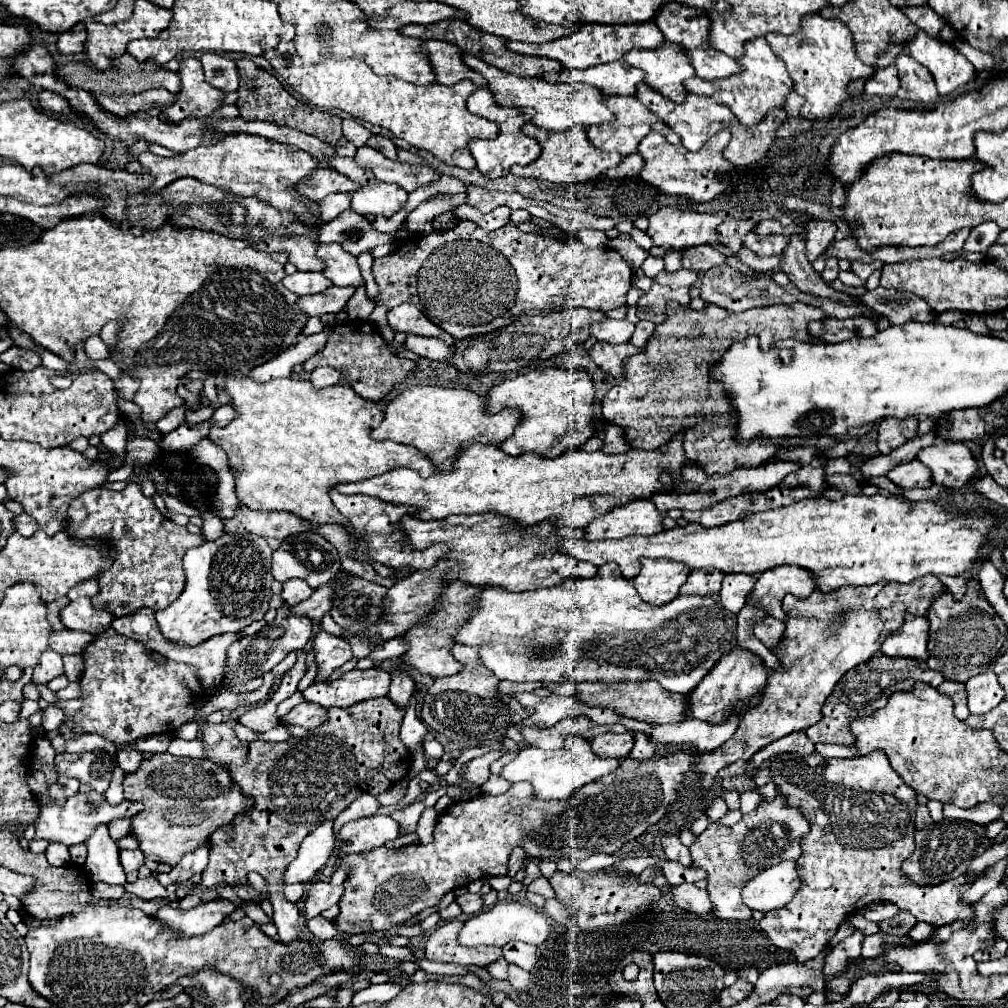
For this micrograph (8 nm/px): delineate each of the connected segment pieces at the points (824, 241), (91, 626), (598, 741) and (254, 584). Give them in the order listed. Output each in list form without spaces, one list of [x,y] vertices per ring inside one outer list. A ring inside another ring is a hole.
[[[809,221],[807,223],[807,259],[813,263],[827,245],[833,241],[837,225],[833,221]]]
[[[79,597],[61,609],[61,623],[67,629],[79,629],[87,633],[99,633],[109,627],[111,615],[103,609],[95,609],[89,597]]]
[[[603,733],[603,735],[597,735],[591,739],[591,749],[593,753],[597,753],[599,757],[603,759],[621,759],[621,757],[627,757],[629,751],[633,747],[633,737],[631,733],[623,733],[623,735],[617,735],[617,733]]]
[[[225,533],[219,541],[205,541],[203,545],[189,549],[183,557],[183,571],[185,571],[183,593],[169,607],[155,613],[163,637],[183,645],[199,645],[211,639],[213,635],[221,635],[227,631],[241,631],[253,621],[263,619],[271,601],[271,583],[273,583],[273,575],[269,569],[271,553],[273,549],[267,545],[263,537],[229,535],[229,533]]]

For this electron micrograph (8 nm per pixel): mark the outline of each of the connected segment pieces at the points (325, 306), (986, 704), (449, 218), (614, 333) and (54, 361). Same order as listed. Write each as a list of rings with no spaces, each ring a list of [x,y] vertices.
[[[329,287],[325,293],[299,297],[295,307],[301,315],[307,315],[307,317],[325,315],[325,313],[341,313],[353,293],[355,289],[349,289],[349,287]]]
[[[993,671],[979,673],[979,675],[971,677],[965,683],[965,691],[967,691],[967,705],[969,705],[969,711],[973,715],[985,715],[985,713],[989,713],[1005,697],[1005,691],[999,685],[997,675]]]
[[[441,213],[433,219],[435,231],[445,231],[445,229],[451,229],[453,225],[457,225],[457,217],[453,217],[453,213]]]
[[[608,319],[593,323],[590,326],[590,331],[598,341],[610,344],[627,343],[633,333],[633,325],[625,319]]]
[[[43,349],[43,351],[39,351],[39,353],[41,353],[41,359],[43,359],[43,365],[45,365],[45,367],[55,369],[55,371],[65,371],[65,369],[67,369],[67,363],[65,363],[61,357],[53,355],[51,351]]]

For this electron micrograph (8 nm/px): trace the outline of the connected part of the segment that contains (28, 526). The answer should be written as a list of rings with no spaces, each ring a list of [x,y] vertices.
[[[21,513],[21,515],[17,515],[17,517],[13,519],[13,527],[15,527],[15,531],[21,533],[23,537],[31,537],[31,535],[39,529],[37,523],[33,523],[31,517],[25,515],[25,513]]]

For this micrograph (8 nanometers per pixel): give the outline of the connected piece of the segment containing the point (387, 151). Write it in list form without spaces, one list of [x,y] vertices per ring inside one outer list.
[[[371,135],[369,137],[369,141],[367,141],[367,145],[369,147],[373,147],[373,149],[377,149],[377,151],[381,151],[387,159],[397,159],[397,147],[391,143],[391,139],[389,137],[385,137],[385,135]]]

